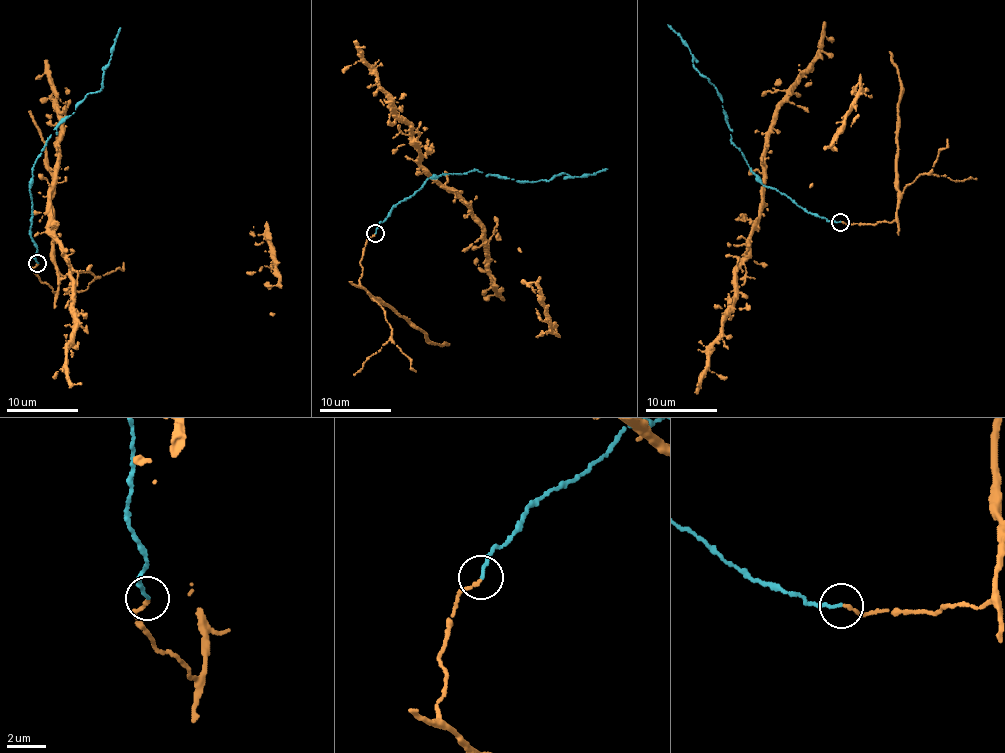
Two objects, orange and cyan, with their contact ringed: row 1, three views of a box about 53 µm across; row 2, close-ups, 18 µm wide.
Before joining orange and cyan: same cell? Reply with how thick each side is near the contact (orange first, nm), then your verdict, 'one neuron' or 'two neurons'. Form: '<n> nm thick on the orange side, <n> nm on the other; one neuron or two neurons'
200 nm thick on the orange side, 180 nm on the other; one neuron

